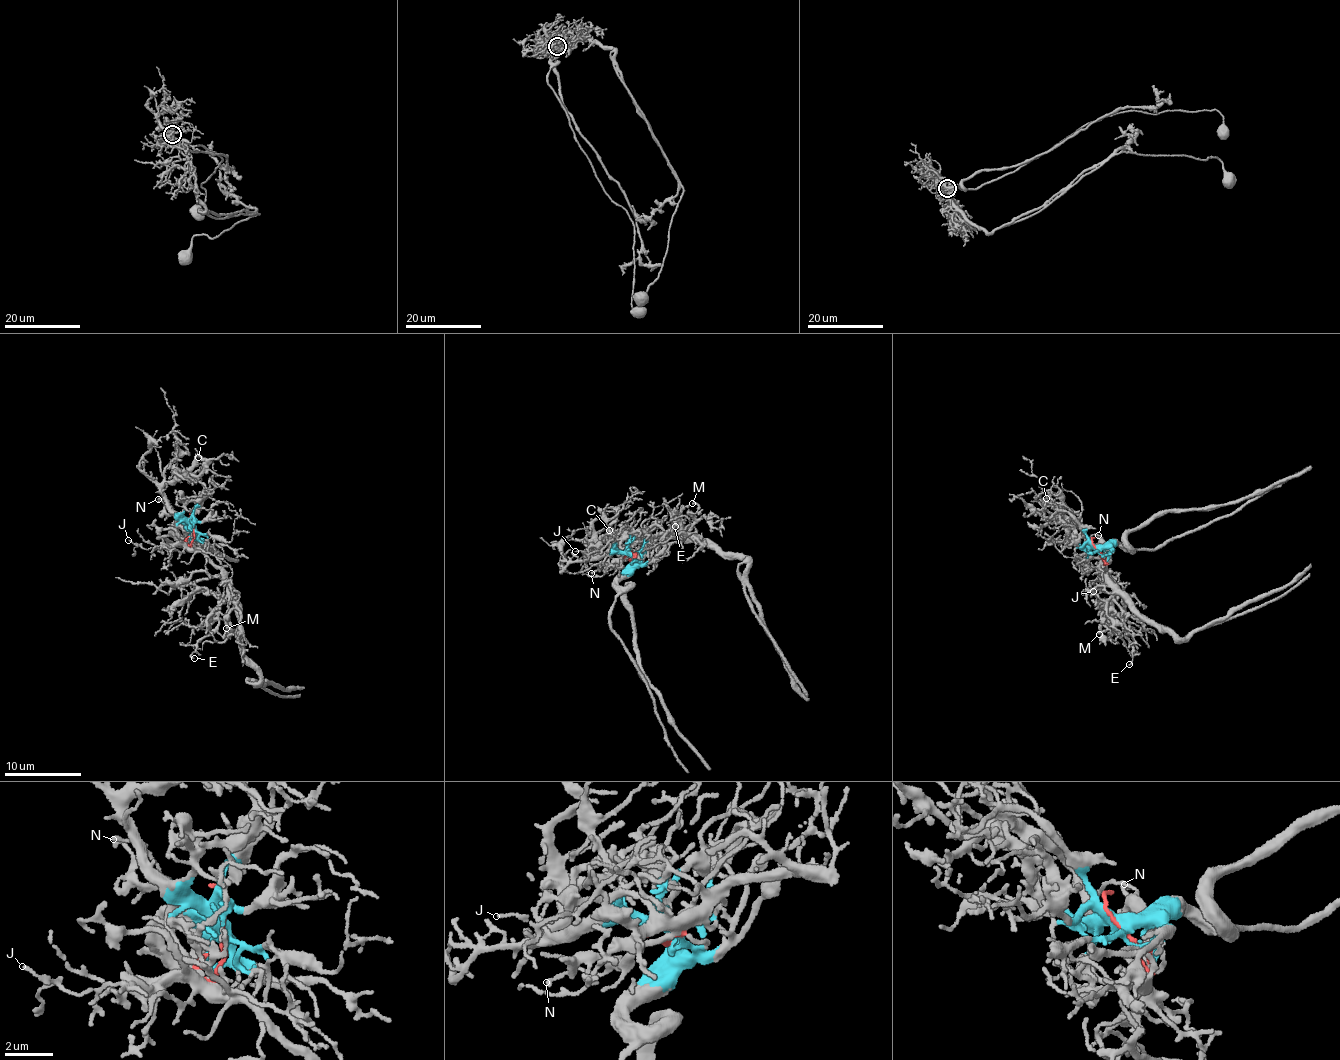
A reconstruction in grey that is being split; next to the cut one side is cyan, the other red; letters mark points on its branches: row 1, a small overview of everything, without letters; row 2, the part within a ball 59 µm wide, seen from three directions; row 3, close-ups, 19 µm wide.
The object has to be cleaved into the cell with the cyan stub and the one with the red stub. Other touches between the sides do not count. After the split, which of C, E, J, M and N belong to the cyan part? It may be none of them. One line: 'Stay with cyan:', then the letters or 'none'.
Stay with cyan: C

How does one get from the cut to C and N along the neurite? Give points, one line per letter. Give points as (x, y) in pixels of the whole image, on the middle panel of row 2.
C: (631, 554), (617, 552), (591, 559), (596, 542), (610, 530)
N: (631, 552), (635, 557), (618, 567), (600, 567), (591, 573)

